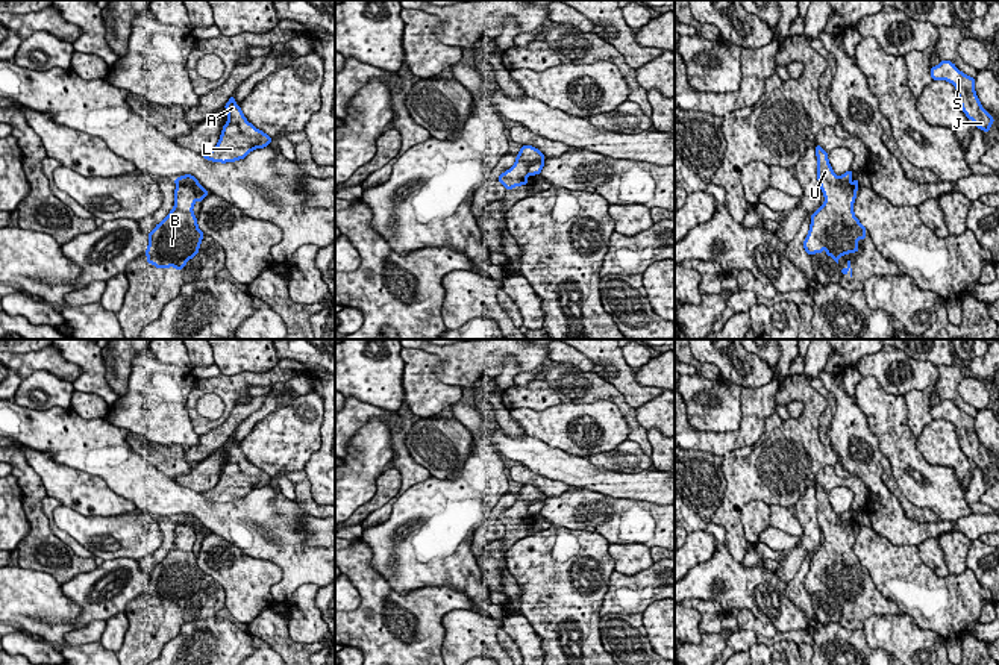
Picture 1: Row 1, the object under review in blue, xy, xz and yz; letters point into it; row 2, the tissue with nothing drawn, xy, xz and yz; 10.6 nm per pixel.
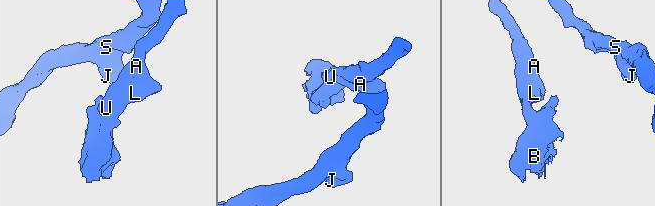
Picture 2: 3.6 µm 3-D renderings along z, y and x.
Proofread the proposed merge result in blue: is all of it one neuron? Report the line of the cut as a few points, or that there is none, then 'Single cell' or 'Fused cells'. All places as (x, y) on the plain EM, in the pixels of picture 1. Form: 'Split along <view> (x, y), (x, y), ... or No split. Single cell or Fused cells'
No split. Single cell

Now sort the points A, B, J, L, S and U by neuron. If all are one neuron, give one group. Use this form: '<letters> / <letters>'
A B J L S U

